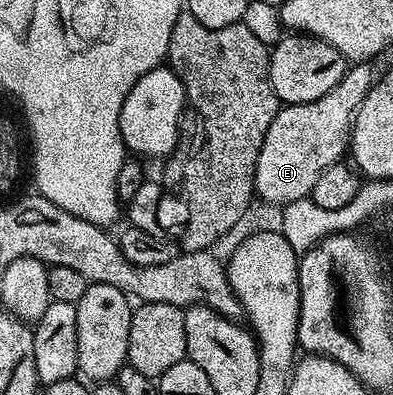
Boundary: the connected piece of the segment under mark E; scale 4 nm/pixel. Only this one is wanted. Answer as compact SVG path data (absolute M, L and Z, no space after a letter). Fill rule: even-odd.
M367 63L352 64L337 87L325 91L321 99L280 108L273 123L269 123L269 131L265 131L261 155L257 155L255 197L258 200L282 207L311 196L313 183L317 183L325 170L342 158L339 157L342 153L344 156L348 152L355 116L373 84L371 67Z

